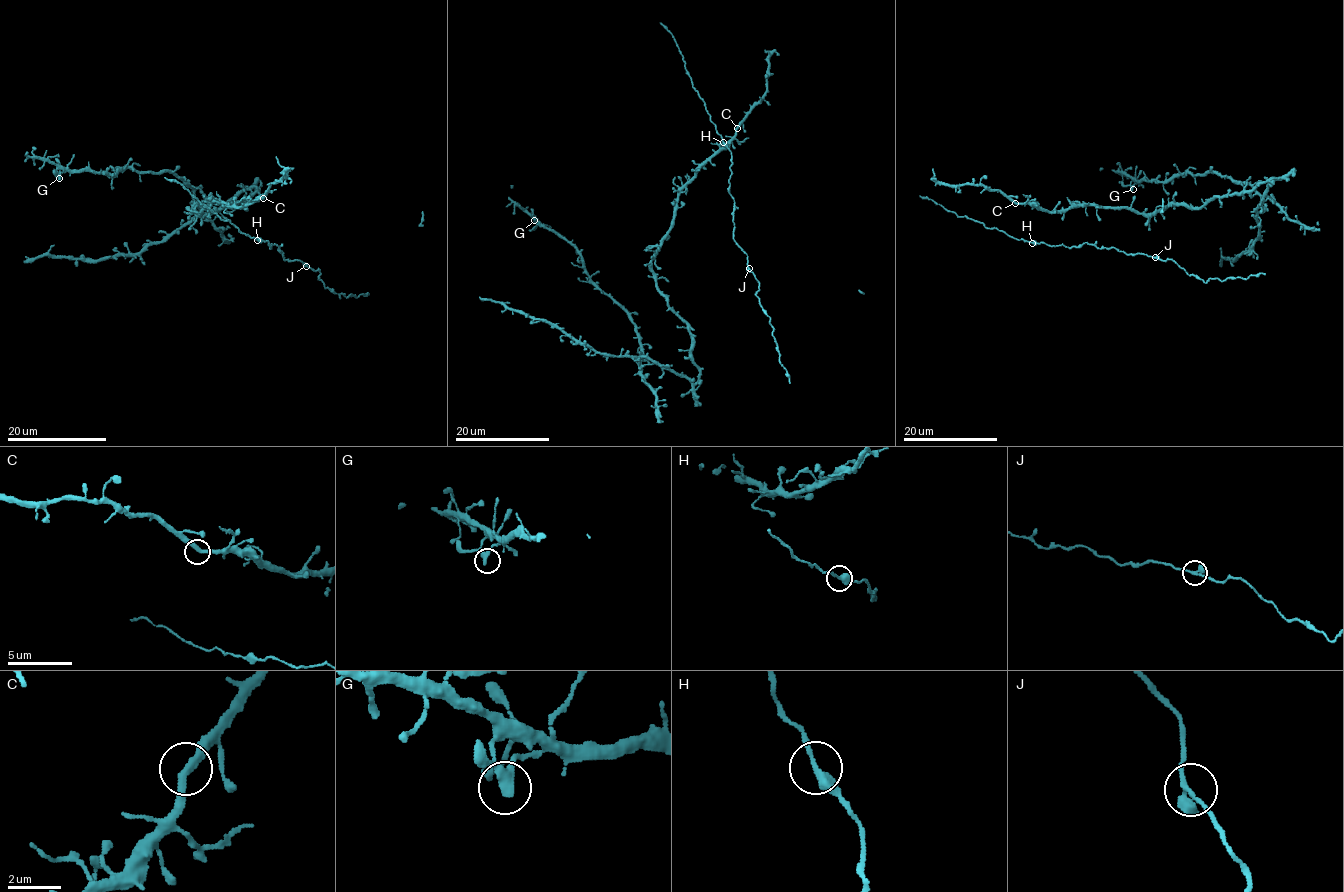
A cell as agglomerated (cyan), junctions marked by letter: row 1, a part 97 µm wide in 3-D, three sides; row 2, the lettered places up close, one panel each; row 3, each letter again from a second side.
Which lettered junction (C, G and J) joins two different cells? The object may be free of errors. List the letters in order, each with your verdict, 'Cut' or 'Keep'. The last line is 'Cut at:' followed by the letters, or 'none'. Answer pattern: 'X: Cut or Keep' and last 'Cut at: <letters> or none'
C: Keep
G: Keep
J: Keep
Cut at: none

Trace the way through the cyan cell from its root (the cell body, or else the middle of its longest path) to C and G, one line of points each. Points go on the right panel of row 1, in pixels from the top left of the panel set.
C: (1149, 214), (1094, 205), (1073, 205), (1059, 211), (1015, 203)
G: (1149, 214), (1170, 205), (1203, 207), (1273, 179), (1263, 207), (1248, 184), (1212, 172), (1139, 181), (1133, 189)

